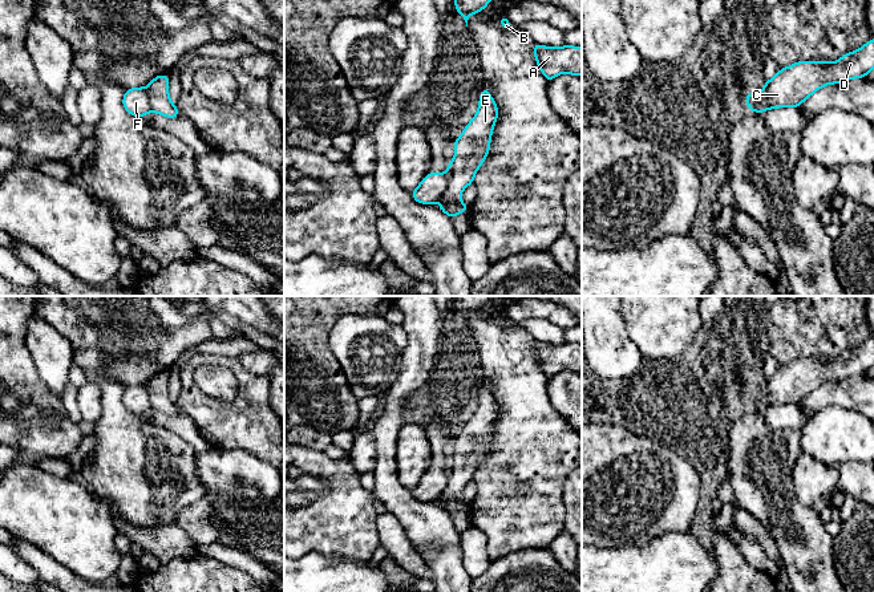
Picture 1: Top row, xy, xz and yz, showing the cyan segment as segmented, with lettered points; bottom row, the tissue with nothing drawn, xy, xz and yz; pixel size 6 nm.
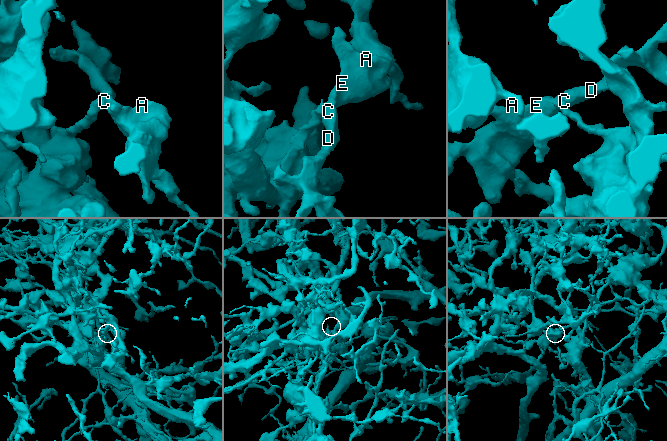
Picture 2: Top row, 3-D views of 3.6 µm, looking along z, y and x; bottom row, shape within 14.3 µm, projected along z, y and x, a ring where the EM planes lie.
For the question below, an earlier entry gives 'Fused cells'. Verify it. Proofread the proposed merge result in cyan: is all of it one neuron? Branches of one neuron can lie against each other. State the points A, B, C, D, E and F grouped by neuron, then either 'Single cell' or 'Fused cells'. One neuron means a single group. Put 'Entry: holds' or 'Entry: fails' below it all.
Groups: A B C D E / F. Fused cells
Entry: holds

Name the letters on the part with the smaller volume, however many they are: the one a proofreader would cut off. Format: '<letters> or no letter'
F

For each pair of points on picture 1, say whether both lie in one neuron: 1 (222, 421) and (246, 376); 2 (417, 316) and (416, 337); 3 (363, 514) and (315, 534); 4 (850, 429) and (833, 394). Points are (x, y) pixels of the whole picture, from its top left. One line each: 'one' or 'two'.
1: one
2: one
3: one
4: two

